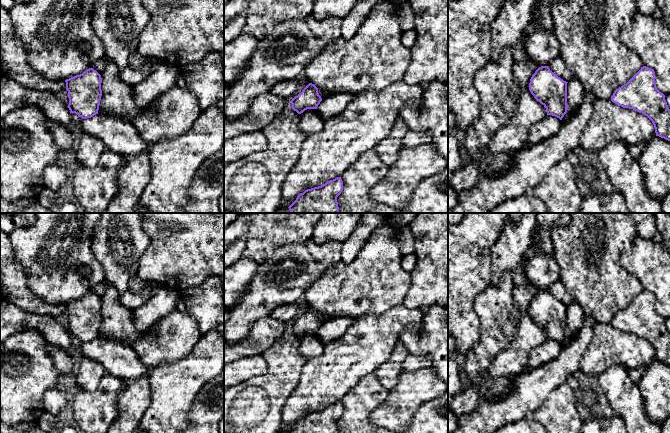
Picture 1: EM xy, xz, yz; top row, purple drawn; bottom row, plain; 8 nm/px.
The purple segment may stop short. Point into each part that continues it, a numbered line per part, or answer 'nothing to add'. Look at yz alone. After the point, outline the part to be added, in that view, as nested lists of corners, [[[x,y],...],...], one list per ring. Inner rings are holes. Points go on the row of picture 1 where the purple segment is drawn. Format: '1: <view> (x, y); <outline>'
nothing to add

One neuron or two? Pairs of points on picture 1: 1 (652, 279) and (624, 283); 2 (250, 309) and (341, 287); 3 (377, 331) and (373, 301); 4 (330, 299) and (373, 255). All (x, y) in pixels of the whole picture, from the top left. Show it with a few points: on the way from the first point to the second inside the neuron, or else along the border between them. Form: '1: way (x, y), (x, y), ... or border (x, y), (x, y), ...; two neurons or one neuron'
1: border (622, 265), (639, 281), (643, 289); two neurons
2: border (318, 277), (302, 297); two neurons
3: border (397, 305), (382, 313), (365, 313), (354, 319); two neurons
4: way (341, 288), (363, 266); one neuron

